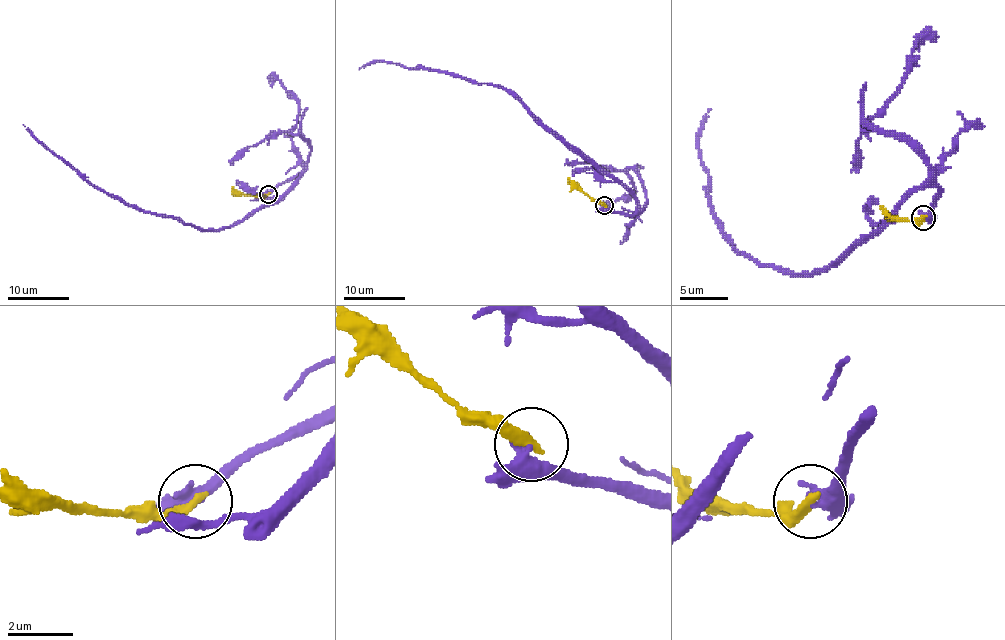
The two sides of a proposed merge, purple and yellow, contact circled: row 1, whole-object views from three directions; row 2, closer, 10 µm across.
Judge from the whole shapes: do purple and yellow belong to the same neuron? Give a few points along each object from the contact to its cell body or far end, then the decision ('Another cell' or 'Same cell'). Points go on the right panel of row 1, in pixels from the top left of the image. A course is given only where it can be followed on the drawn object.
Course of purple: (924, 218), (933, 187), (916, 189), (817, 274), (783, 274), (742, 254), (718, 225), (699, 150), (711, 109). Course of yellow: (924, 218), (899, 220), (880, 206). Another cell

